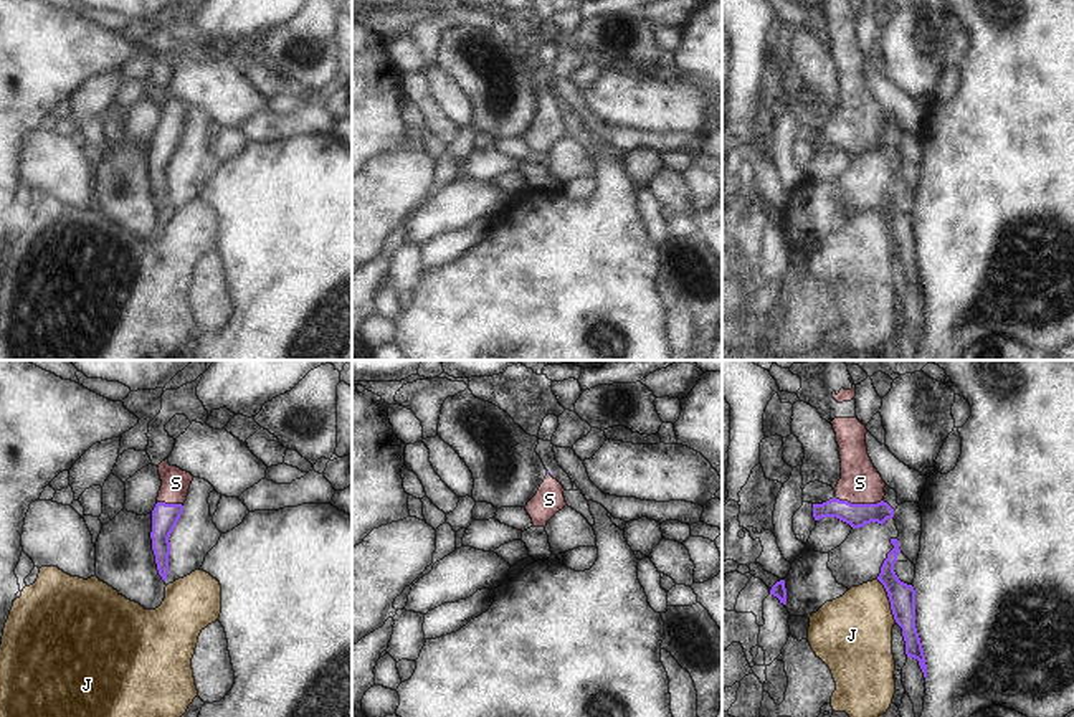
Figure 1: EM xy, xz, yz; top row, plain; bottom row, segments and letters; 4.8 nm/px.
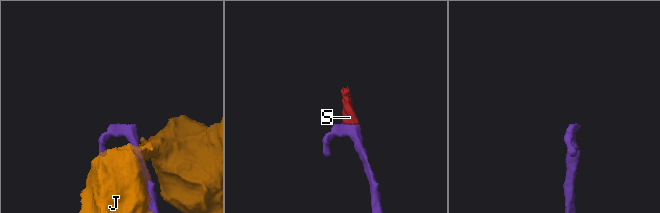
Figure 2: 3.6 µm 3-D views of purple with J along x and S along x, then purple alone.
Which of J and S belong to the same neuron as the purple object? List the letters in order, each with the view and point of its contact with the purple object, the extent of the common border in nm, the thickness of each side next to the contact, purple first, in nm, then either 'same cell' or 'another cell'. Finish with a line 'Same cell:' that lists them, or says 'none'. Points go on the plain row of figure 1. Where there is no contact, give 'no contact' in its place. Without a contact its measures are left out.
J: contact yz (889, 230); length 240 nm; calibres 130 and 380 nm; another cell
S: contact yz (860, 134); length 240 nm; calibres 110 and 200 nm; same cell
Same cell: S

